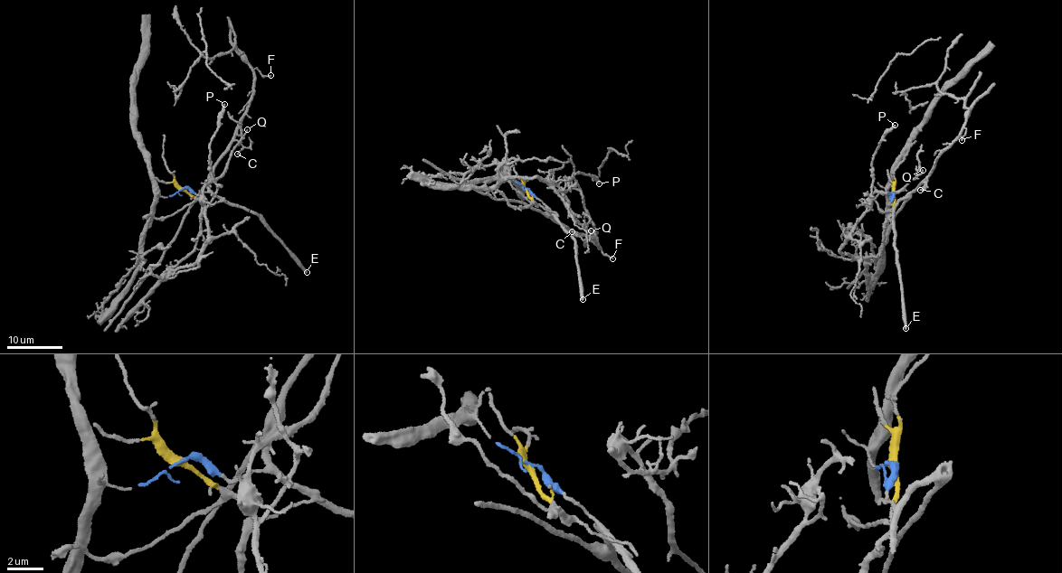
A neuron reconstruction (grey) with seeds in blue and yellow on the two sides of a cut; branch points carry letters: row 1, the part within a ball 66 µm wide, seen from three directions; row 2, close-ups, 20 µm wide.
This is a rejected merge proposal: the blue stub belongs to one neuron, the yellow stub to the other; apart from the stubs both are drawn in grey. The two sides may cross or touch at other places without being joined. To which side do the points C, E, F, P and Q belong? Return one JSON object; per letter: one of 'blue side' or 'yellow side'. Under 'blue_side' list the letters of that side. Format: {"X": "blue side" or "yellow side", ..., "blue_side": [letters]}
{"C": "blue side", "E": "blue side", "F": "blue side", "P": "yellow side", "Q": "yellow side", "blue_side": ["C", "E", "F"]}

